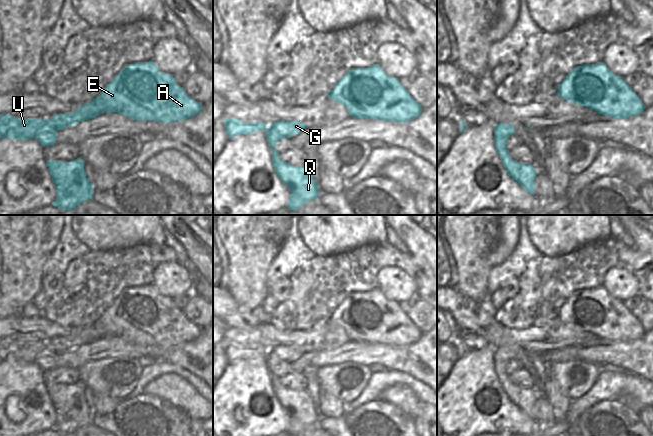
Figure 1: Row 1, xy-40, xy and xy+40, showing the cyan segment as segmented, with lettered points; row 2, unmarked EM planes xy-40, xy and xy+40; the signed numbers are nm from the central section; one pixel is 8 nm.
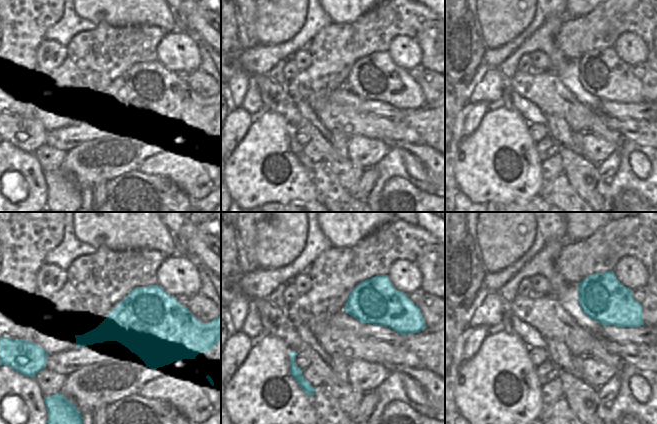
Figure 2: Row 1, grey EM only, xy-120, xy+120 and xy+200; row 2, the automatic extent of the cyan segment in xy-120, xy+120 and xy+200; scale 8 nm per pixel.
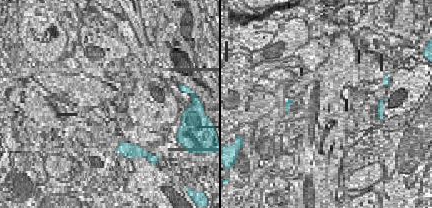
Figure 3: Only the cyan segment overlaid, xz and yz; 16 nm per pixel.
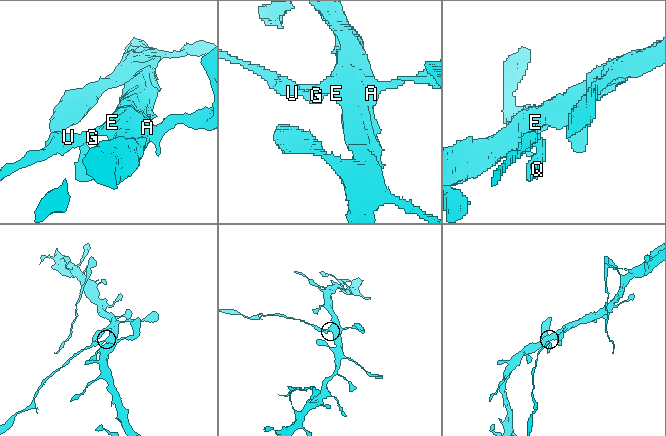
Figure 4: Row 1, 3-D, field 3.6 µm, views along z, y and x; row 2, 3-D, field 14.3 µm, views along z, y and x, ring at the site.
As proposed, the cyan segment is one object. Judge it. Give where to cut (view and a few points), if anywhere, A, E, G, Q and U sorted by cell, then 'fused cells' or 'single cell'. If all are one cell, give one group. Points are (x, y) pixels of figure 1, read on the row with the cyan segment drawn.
xy-40 (45, 120), (56, 131) | A E G Q / U | fused cells

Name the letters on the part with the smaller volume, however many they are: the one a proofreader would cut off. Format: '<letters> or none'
U

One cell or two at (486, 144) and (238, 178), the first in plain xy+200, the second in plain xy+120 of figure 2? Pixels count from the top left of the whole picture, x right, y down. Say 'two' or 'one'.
one

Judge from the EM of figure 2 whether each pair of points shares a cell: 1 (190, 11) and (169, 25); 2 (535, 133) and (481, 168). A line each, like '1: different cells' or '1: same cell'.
1: different cells
2: different cells

